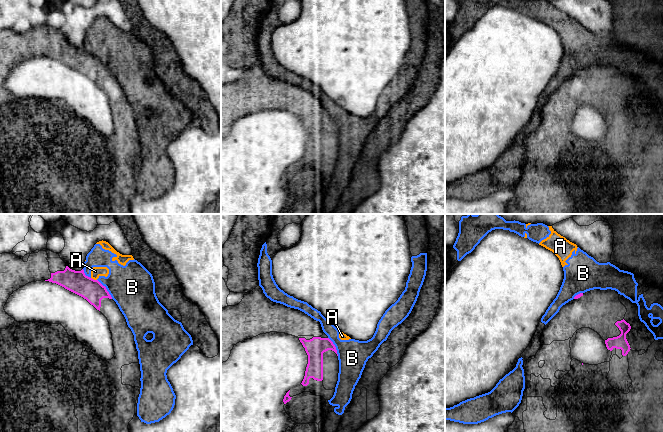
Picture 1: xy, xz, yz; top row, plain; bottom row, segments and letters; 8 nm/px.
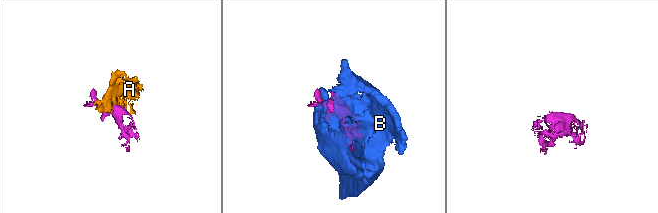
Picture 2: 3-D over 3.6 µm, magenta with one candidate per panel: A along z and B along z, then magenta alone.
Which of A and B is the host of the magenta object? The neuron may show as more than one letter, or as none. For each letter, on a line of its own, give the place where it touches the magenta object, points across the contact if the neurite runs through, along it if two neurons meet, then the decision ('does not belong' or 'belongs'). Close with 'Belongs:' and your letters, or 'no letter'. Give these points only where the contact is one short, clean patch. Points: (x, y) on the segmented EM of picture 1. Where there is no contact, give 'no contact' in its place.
A: xy (93, 279) | along xy (91, 277), (96, 280) | does not belong
B: xy (106, 289) | does not belong
Belongs: no letter

